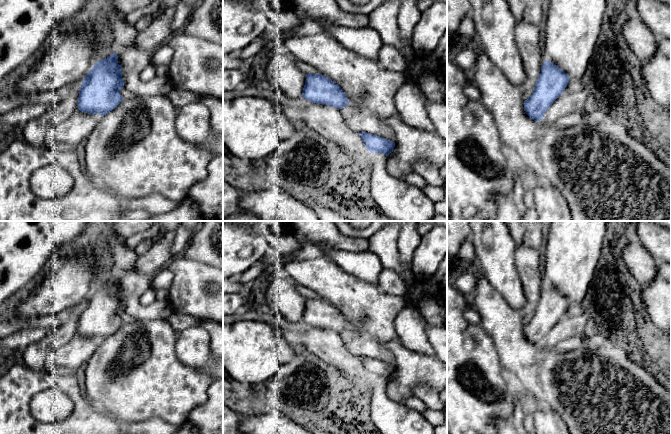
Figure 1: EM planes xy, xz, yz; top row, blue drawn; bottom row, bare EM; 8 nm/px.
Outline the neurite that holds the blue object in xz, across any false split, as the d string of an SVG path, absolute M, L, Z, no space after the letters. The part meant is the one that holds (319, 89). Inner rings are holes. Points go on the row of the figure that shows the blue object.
M306 74L302 97L311 103L329 105L337 109L349 106L341 87L322 74Z

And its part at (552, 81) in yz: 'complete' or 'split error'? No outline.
complete

